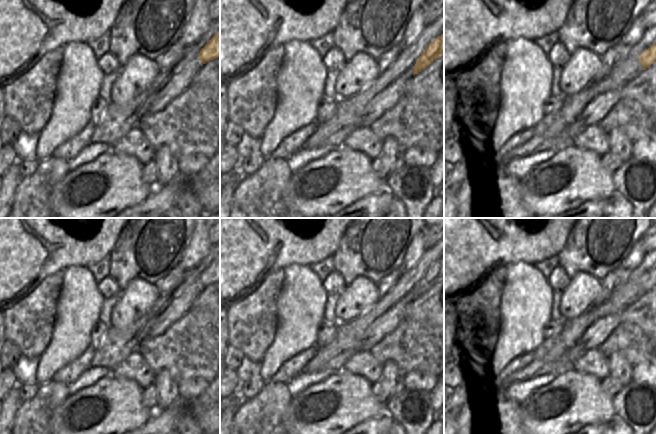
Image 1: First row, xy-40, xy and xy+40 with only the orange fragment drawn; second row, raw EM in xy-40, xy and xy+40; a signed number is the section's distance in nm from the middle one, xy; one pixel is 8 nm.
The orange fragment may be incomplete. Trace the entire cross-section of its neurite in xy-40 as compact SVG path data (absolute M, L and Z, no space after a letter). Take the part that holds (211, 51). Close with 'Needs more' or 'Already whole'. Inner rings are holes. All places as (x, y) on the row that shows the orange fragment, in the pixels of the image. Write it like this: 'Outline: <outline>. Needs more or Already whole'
Outline: M220 30L207 42L198 55L203 64L220 56Z. Already whole

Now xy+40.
Outline: M656 43L650 48L645 50L639 57L639 61L643 65L643 70L649 68L654 62L656 62Z. Already whole

